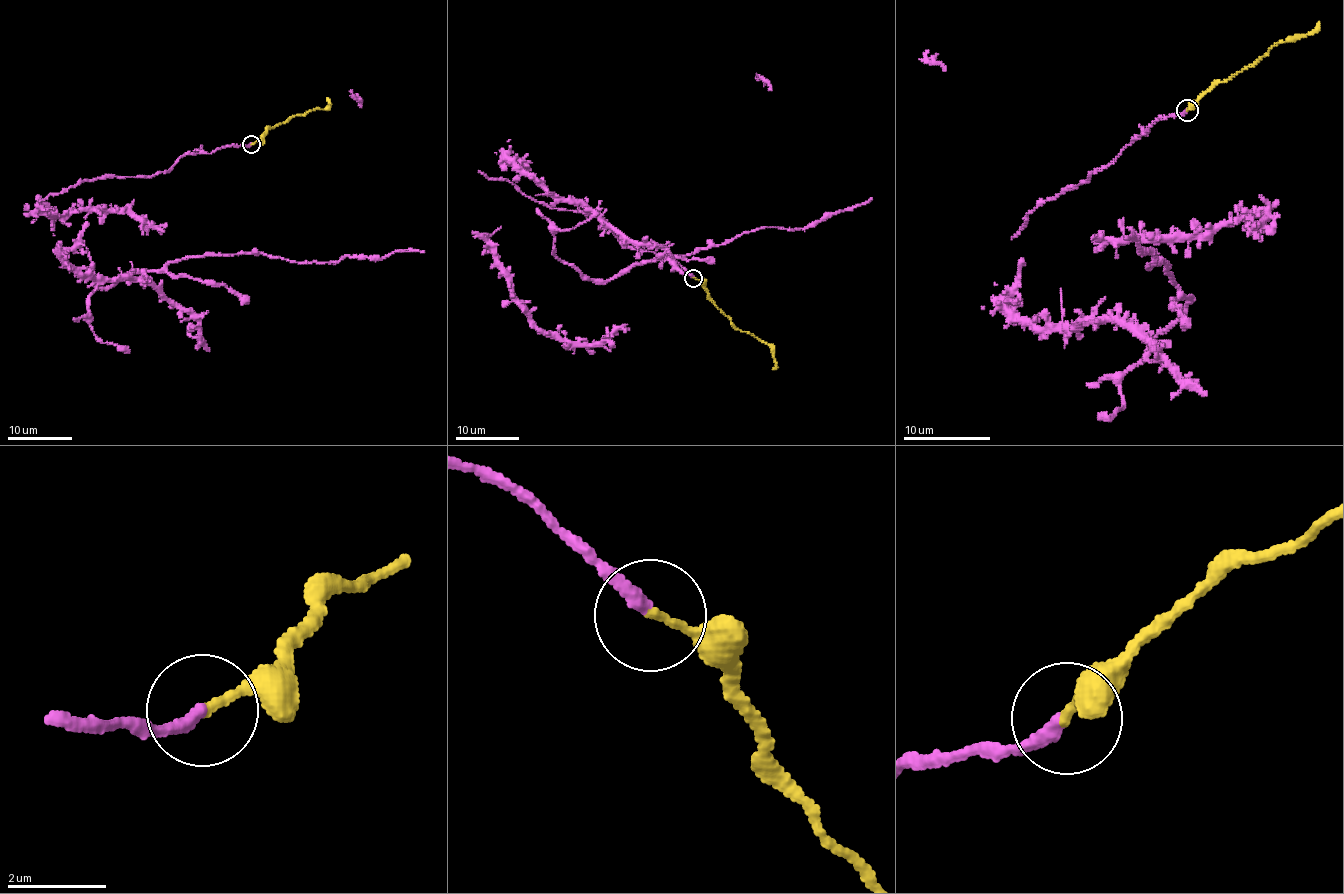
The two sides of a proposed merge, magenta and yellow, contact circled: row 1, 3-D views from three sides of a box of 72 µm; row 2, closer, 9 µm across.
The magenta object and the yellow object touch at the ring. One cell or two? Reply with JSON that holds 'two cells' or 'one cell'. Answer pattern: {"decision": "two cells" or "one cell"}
{"decision": "one cell"}

